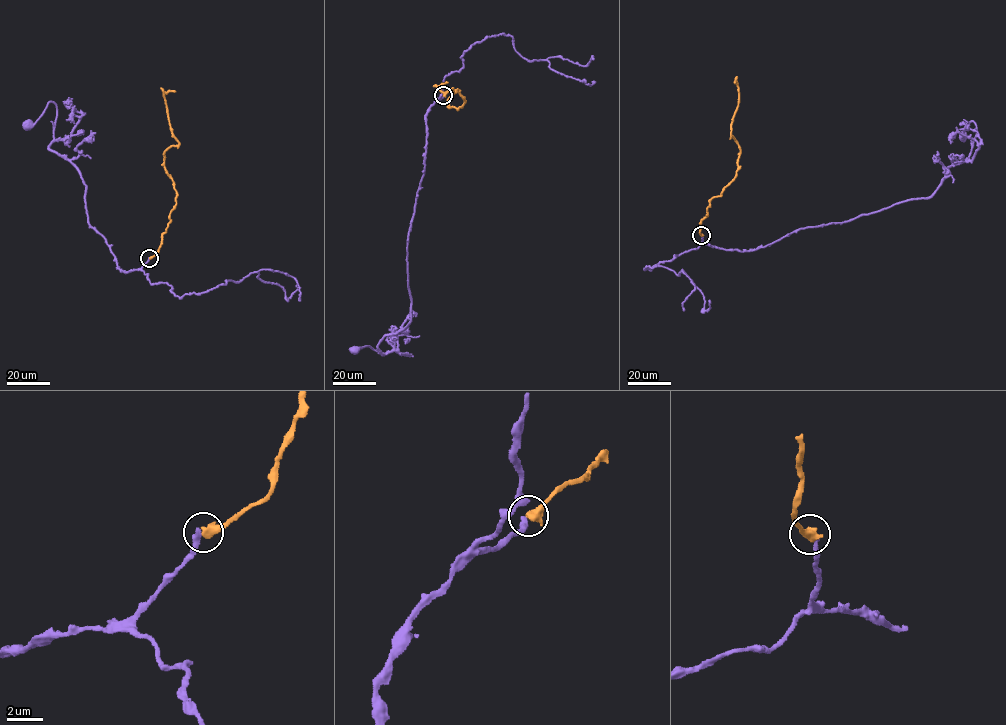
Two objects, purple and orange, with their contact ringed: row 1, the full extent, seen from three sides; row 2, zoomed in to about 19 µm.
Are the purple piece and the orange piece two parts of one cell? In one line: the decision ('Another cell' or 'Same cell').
Another cell

